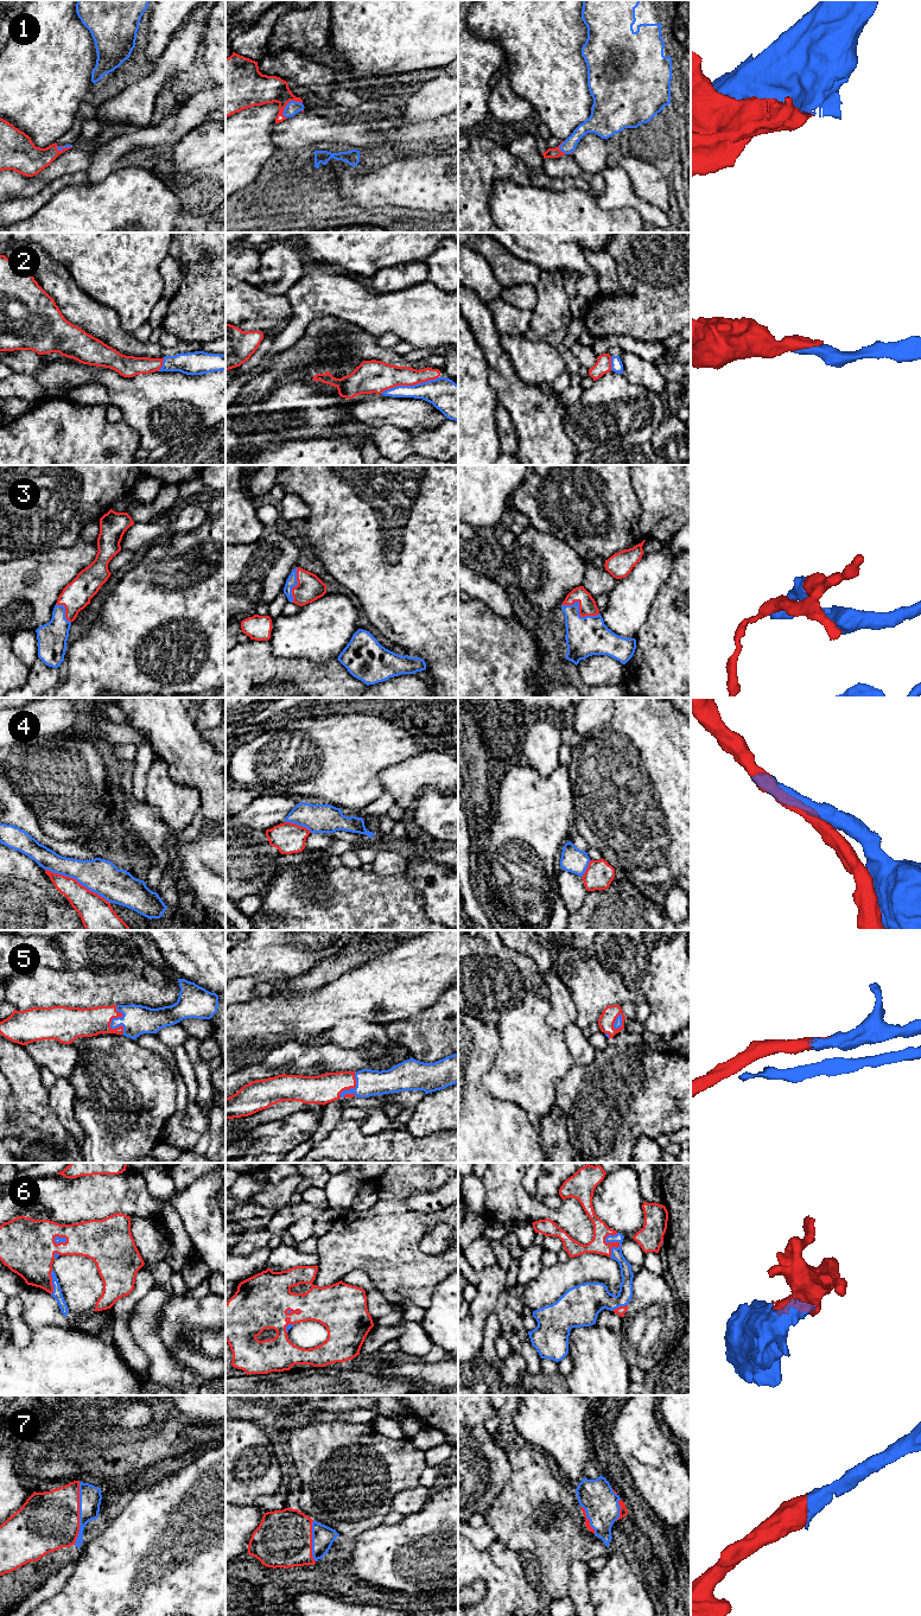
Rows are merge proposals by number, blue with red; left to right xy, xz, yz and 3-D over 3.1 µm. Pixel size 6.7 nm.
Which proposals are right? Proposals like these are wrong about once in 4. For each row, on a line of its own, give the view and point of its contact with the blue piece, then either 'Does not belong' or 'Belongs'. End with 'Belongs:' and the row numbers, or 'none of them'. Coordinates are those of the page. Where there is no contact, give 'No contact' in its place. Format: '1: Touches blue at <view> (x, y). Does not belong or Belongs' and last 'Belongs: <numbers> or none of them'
1: Touches blue at xz (288, 102). Belongs
2: Touches blue at xz (408, 386). Belongs
3: Touches blue at yz (578, 610). Belongs
4: Touches blue at xy (77, 880). Does not belong
5: Touches blue at xy (112, 1022). Belongs
6: Touches blue at yz (613, 1241). Belongs
7: Touches blue at xy (80, 1513). Belongs
Belongs: 1, 2, 3, 5, 6, 7

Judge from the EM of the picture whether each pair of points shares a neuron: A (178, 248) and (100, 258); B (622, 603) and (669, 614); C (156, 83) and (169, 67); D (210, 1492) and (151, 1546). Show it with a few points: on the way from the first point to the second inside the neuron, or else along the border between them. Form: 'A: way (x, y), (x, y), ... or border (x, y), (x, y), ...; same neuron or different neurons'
A: border (171, 245), (167, 254); different neurons
B: border (664, 584), (650, 606), (646, 623), (637, 634); different neurons
C: way (157, 80), (165, 70); same neuron
D: way (196, 1506), (165, 1537); same neuron

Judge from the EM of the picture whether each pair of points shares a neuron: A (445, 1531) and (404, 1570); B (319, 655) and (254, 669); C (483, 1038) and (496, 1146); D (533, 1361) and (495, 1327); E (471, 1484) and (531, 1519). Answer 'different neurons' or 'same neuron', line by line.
A: same neuron
B: different neurons
C: same neuron
D: different neurons
E: different neurons

